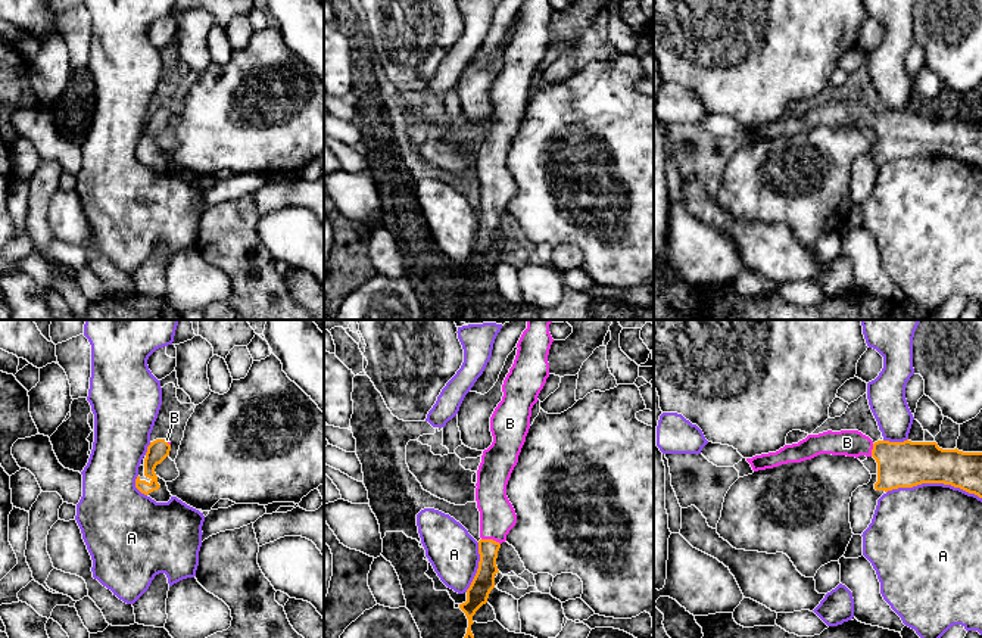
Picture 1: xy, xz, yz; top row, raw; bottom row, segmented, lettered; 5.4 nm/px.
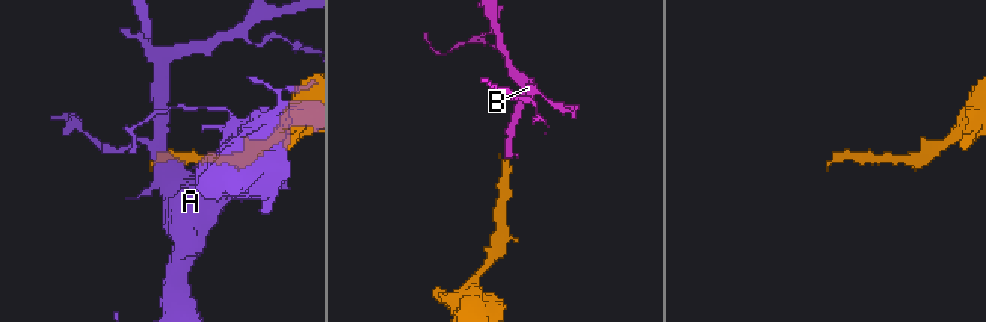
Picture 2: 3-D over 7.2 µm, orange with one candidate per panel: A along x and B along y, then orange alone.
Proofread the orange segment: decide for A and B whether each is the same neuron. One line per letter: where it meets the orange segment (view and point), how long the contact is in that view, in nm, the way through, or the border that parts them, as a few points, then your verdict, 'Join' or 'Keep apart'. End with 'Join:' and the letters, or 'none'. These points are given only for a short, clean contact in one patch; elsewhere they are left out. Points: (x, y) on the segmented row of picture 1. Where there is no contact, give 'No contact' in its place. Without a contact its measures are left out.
A: Touches orange at yz (934, 482). Shared border 500 nm. Keep apart
B: Touches orange at xz (490, 540). Shared border 110 nm. Path across: xz (483, 582), (490, 540), (498, 516). Join
Join: B

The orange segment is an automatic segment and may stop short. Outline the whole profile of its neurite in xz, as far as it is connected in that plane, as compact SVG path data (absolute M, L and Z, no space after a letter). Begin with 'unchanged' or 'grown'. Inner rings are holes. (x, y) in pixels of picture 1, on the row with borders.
grown; M527 320L527 329L523 332L517 343L517 355L509 373L502 385L502 401L490 417L492 445L483 451L481 463L477 470L476 501L480 511L480 541L478 541L478 569L467 589L467 601L459 609L468 619L468 628L464 638L474 638L471 632L473 616L487 603L490 591L495 588L495 575L499 573L496 566L501 544L506 541L506 535L517 523L517 514L506 497L506 485L518 455L526 442L530 429L531 408L539 401L537 396L549 377L548 355L554 342L549 333L552 320Z

